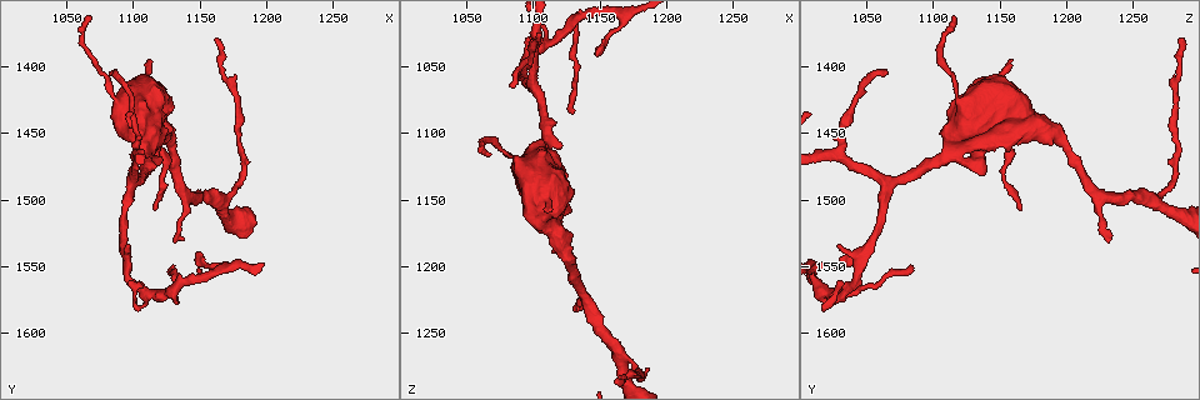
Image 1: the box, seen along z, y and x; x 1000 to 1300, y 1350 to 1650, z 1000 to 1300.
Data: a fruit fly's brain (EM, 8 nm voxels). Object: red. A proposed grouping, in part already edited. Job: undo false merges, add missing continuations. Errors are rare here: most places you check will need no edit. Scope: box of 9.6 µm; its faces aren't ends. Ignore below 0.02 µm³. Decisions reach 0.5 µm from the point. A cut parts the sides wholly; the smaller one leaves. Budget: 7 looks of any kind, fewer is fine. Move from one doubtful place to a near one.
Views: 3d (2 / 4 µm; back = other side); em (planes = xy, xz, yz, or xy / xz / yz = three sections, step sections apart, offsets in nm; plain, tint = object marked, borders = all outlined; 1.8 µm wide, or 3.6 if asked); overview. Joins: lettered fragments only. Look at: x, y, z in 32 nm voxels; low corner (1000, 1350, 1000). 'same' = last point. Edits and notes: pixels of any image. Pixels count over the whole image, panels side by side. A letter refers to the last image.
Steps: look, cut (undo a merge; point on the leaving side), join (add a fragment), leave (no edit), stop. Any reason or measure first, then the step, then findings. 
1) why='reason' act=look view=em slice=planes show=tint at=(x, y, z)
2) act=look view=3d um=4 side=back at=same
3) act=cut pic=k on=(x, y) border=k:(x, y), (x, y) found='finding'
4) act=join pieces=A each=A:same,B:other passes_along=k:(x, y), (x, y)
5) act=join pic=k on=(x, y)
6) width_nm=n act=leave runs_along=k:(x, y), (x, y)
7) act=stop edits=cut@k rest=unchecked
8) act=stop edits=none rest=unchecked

why='sharp bend' act=look view=3d um=4 at=(1126, 1568, 1018)

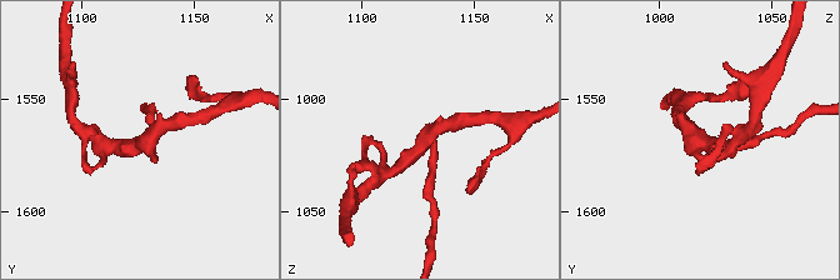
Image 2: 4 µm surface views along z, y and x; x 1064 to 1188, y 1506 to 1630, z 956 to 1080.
arms=3 act=look view=em slice=yz step=16 show=tint at=(1127, 1570, 1020)

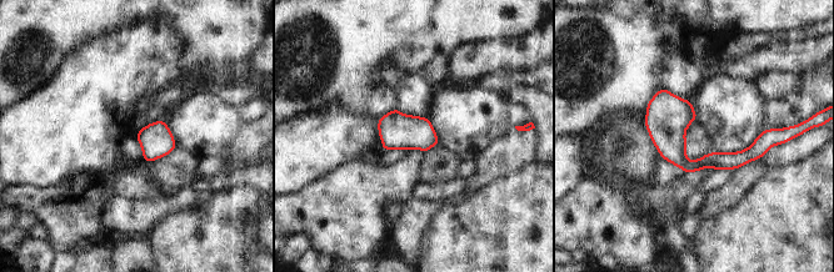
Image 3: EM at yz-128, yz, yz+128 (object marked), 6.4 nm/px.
act=look view=em slice=xz step=16 show=borders at=same

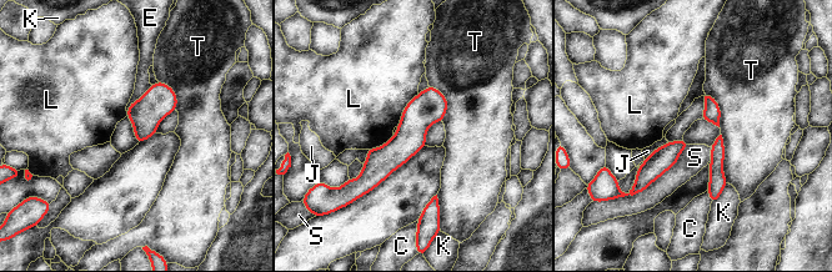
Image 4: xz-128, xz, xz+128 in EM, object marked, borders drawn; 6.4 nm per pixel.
width_nm=30 act=leave each=C:other,E:other,J:other,K:other,L:other,S:other,T:other found='one neuron here'

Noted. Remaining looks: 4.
why='a fork' act=look view=3d um=2 at=(1102, 1468, 1032)

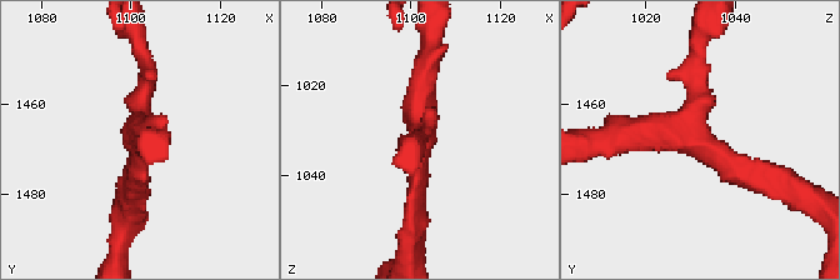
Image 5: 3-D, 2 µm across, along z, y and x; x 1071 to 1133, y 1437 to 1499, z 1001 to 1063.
arms=3 act=look view=em slice=planes show=borders at=same

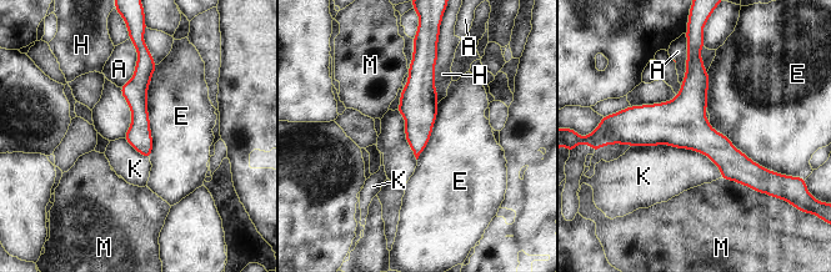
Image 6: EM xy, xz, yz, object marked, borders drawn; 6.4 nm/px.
act=leave each=A:other,E:other,H:other,K:other,M:other border=6:(156, 65), (148, 90), (149, 157) found='one neuron here'

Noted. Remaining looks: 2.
why='three-way junction' act=look view=3d um=4 at=(1170, 1502, 1266)

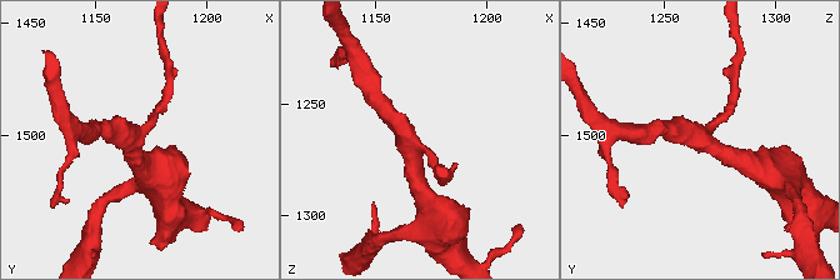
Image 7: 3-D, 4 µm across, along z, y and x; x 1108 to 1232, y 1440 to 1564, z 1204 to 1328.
arms=3 why='shape alone is not enough' act=look view=em slice=yz step=4 show=borders at=(1168, 1501, 1269)

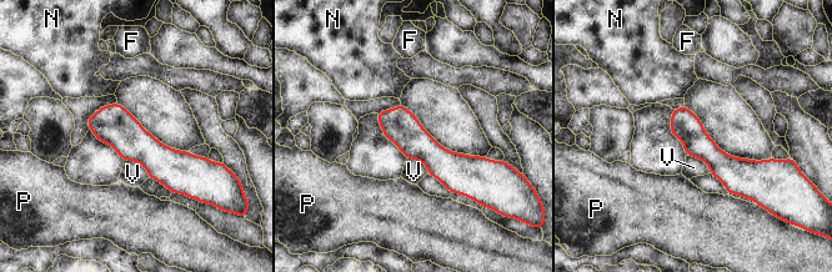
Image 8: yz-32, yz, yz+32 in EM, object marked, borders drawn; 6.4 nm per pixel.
width_nm=190 act=leave each=F:other,N:other,P:other,V:other runs_along=8:(90, 121), (160, 161), (204, 160) found='continuous, no second neuron'

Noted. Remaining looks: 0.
act=stop edits=none rest=unchecked

